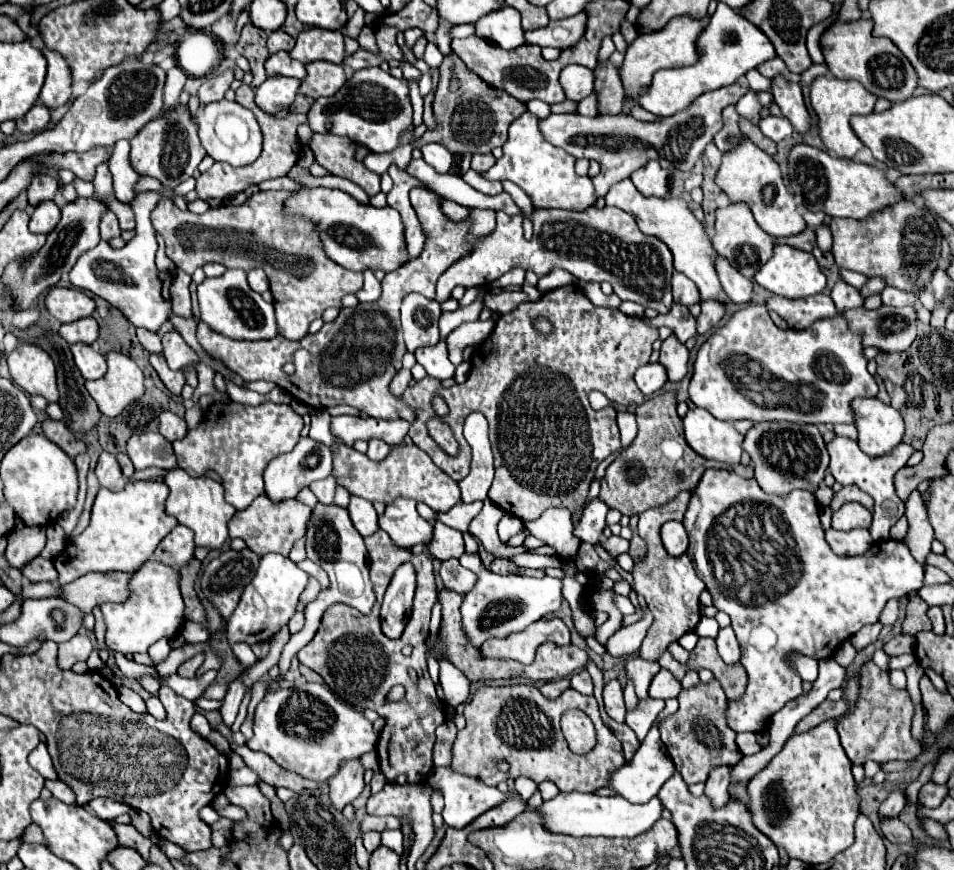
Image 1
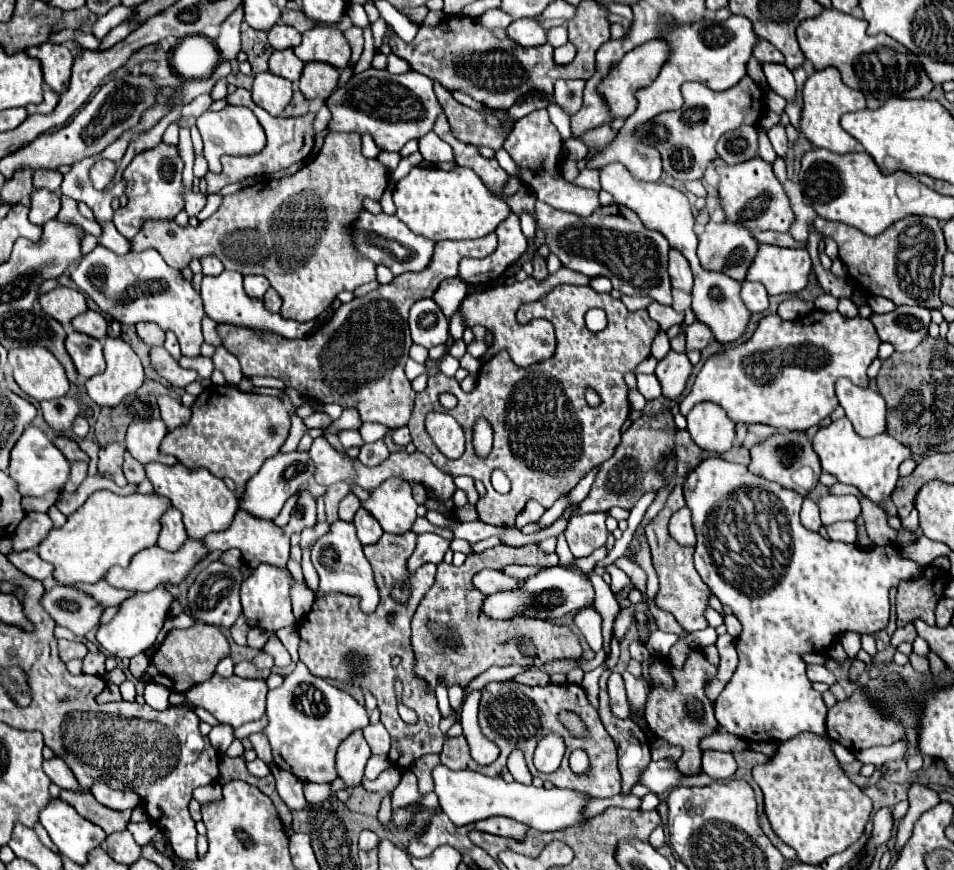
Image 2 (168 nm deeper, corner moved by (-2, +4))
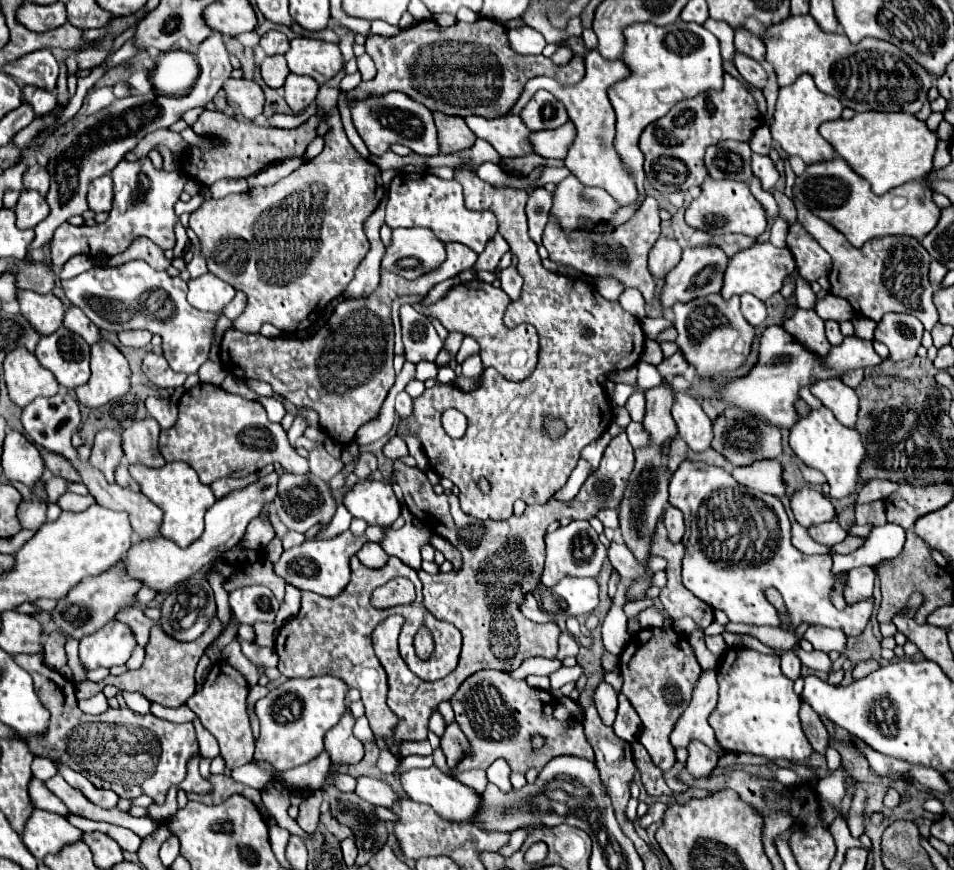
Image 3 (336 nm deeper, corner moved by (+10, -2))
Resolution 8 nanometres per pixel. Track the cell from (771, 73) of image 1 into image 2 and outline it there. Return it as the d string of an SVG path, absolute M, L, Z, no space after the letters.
M758 39L758 45L754 45L754 53L752 53L758 61L774 61L774 63L784 63L784 55L774 49L774 45L770 45L766 39Z

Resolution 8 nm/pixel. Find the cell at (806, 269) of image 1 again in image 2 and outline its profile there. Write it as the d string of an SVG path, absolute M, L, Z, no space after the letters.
M762 243L746 273L746 281L762 283L768 295L798 293L806 287L810 269L812 263L806 249Z

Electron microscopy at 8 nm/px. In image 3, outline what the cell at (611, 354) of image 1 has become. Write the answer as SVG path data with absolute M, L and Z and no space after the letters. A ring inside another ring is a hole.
M456 167L454 169L454 179L464 187L464 201L468 209L474 211L492 211L498 217L498 233L508 241L510 249L514 251L518 259L518 273L524 279L522 293L516 301L512 301L504 313L504 325L506 327L516 327L520 323L530 323L536 327L540 335L540 359L538 367L530 377L526 377L522 383L512 383L504 379L496 369L484 369L484 379L482 385L474 391L460 391L458 387L449 384L438 383L432 389L426 389L420 397L414 399L412 415L404 417L398 421L398 435L414 435L428 459L432 471L436 471L440 477L450 479L458 489L460 489L460 507L466 515L476 517L476 519L492 519L492 521L504 521L512 517L512 505L516 499L526 501L526 505L542 505L546 503L570 477L572 469L576 467L580 459L580 451L596 441L612 423L614 417L614 407L600 385L600 377L618 369L628 369L638 363L642 351L644 351L644 333L640 327L640 321L622 311L622 307L616 301L606 301L600 297L600 293L584 283L582 279L574 277L564 277L550 273L542 267L540 255L536 251L534 241L528 237L528 225L526 225L526 201L528 193L522 189L514 187L494 187L482 179L468 167ZM584 329L590 329L592 335L586 335ZM446 409L458 409L460 413L466 415L468 419L468 429L462 439L448 439L448 433L444 431L440 423L440 415ZM546 417L558 417L564 425L566 431L558 439L552 439L544 427ZM480 477L486 477L492 485L490 493L480 493L476 487L476 481Z

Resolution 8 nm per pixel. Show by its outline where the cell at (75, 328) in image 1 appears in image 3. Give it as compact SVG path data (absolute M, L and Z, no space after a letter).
M70 307L64 315L64 327L78 333L80 337L84 337L84 341L88 345L94 345L96 341L100 341L100 329L82 313L82 309L78 307Z

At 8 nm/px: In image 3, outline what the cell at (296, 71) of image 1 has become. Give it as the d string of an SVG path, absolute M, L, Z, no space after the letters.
M274 55L274 57L266 57L260 65L260 71L262 71L262 79L268 87L272 89L280 89L290 73L288 65L286 65L286 59L284 55Z

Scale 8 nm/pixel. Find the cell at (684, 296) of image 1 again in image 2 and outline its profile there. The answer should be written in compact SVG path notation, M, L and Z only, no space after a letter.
M670 247L670 253L668 253L668 273L670 273L670 281L672 281L674 289L682 289L686 293L692 291L690 265L688 265L686 257L672 247Z

